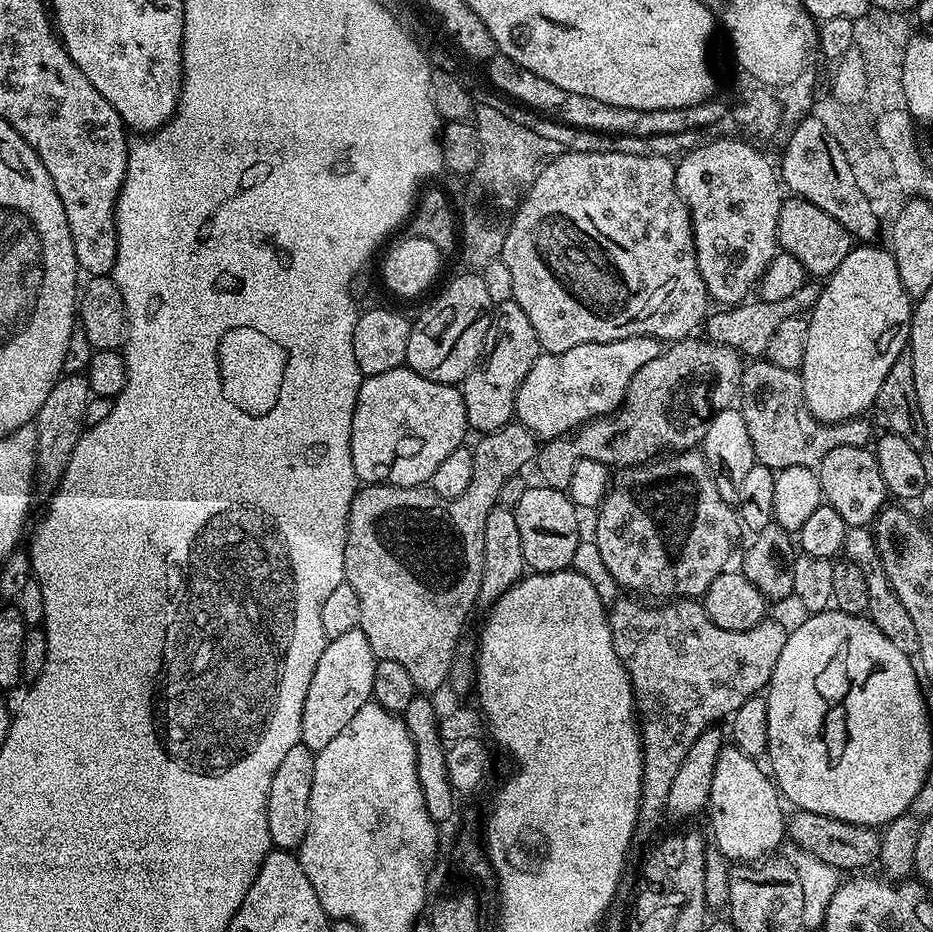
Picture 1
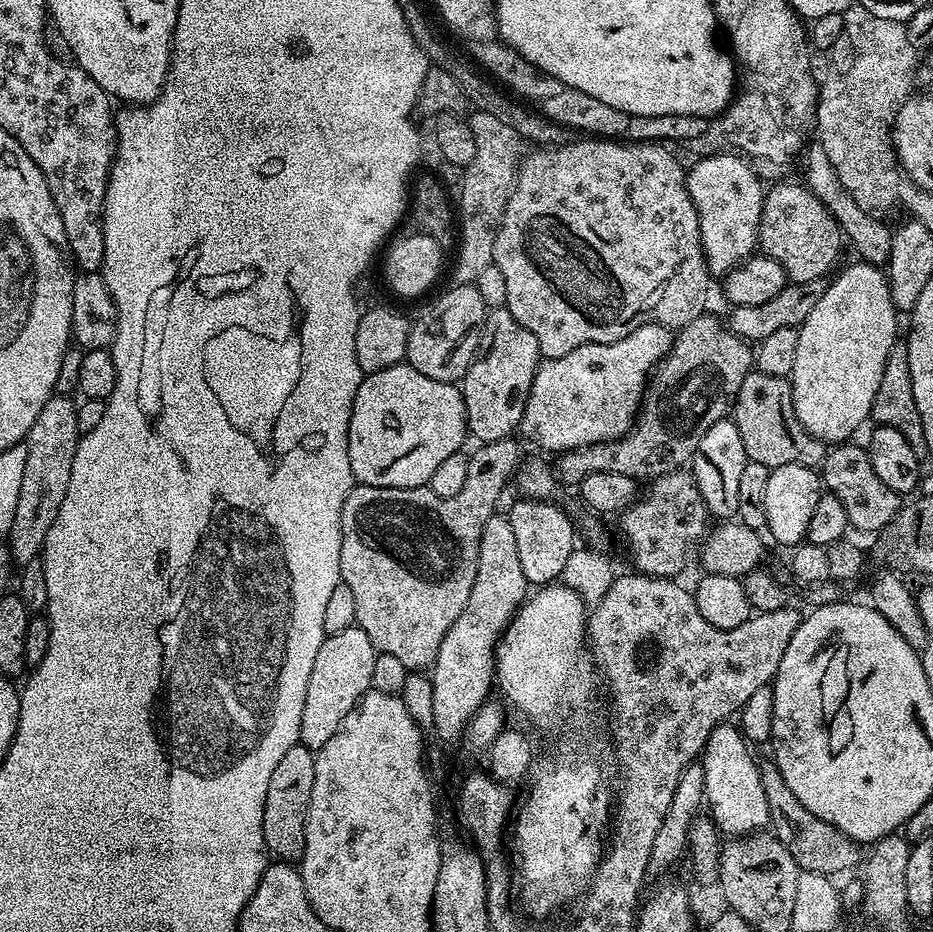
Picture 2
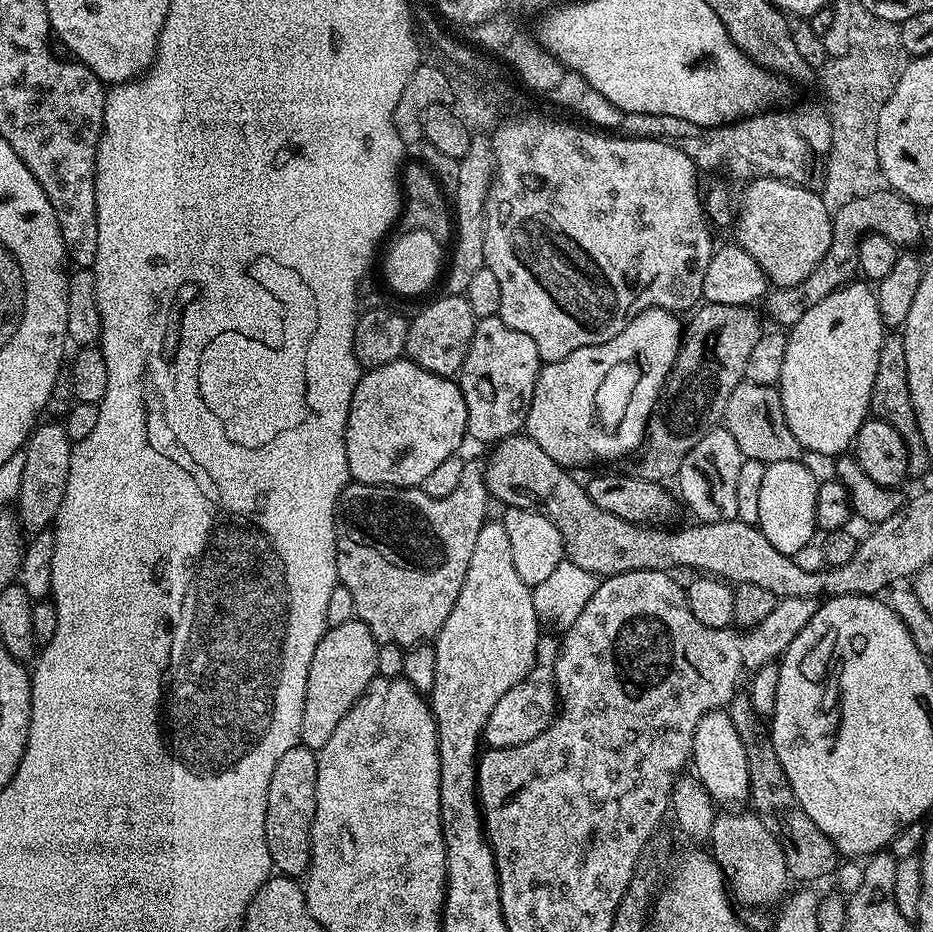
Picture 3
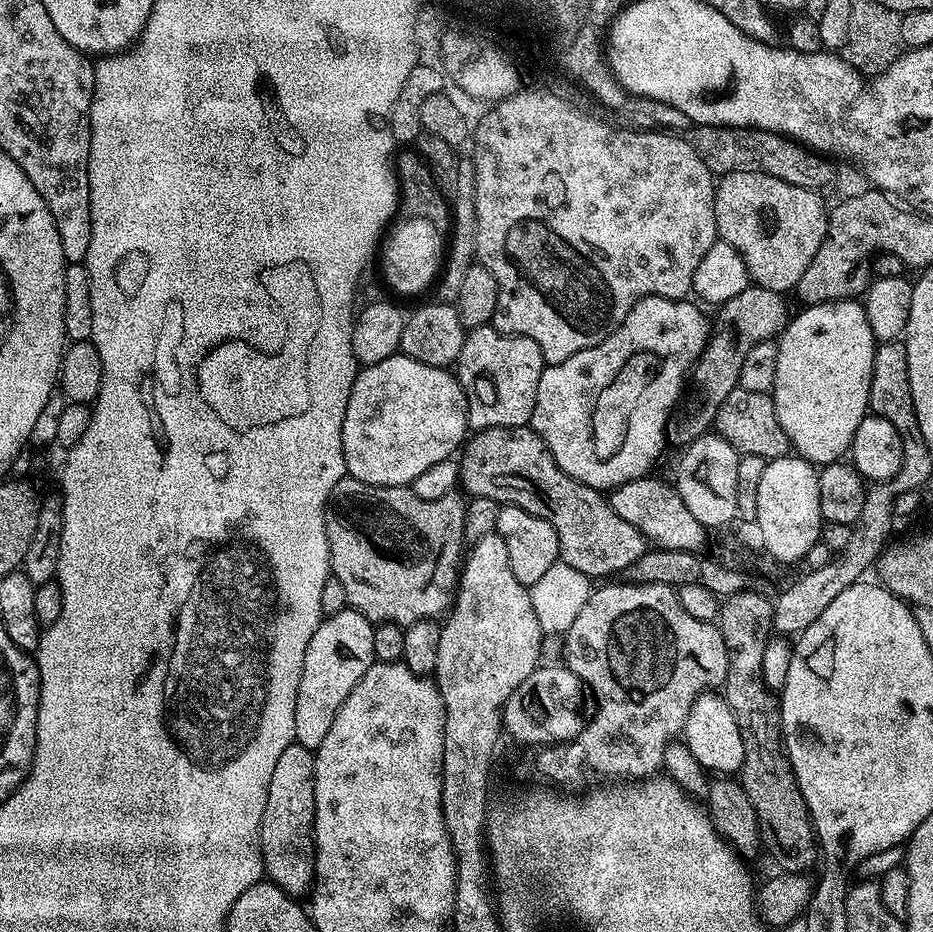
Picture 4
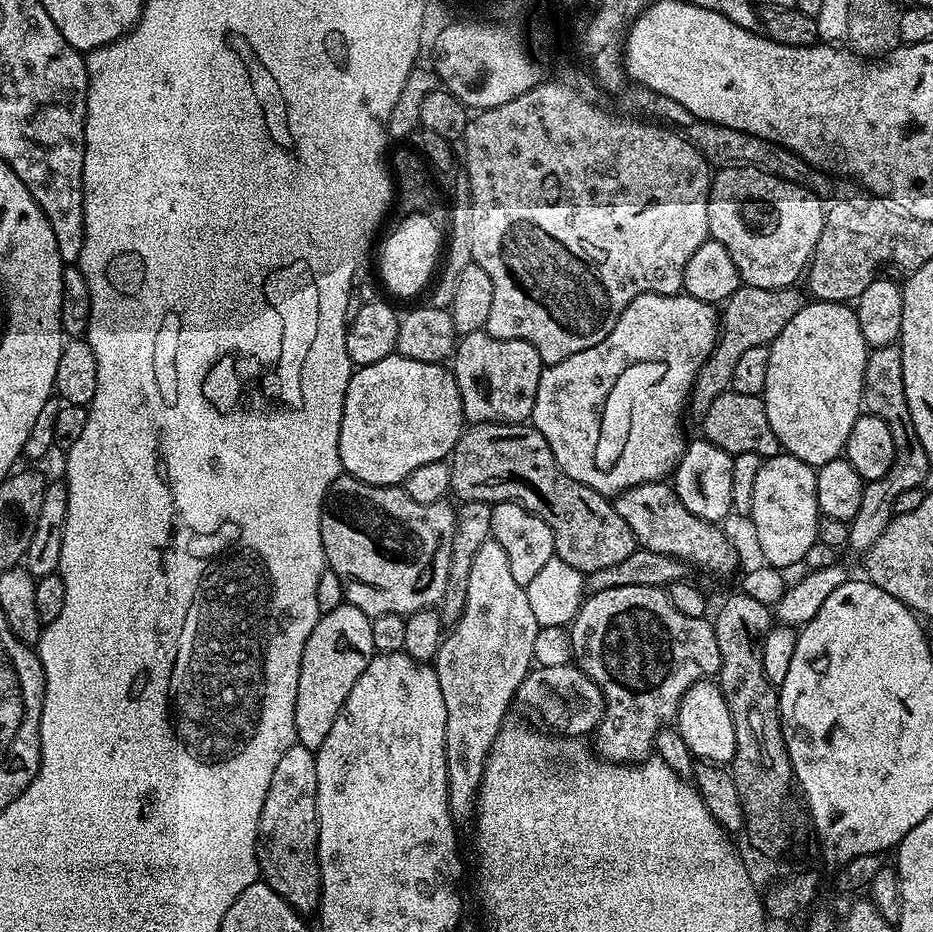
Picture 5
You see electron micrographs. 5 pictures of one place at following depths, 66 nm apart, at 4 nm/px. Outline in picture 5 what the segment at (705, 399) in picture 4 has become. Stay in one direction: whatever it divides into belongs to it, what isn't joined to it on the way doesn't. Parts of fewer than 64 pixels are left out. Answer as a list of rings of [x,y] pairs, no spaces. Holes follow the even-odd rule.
[[[742,286],[735,294],[729,298],[723,305],[722,315],[718,320],[718,339],[715,348],[708,356],[708,360],[698,370],[696,382],[692,386],[690,393],[690,408],[696,411],[697,417],[704,417],[706,410],[710,410],[710,402],[714,402],[714,398],[718,398],[718,394],[729,391],[734,378],[734,362],[738,362],[738,358],[742,358],[742,354],[746,354],[746,350],[750,350],[750,346],[768,346],[782,330],[782,326],[786,326],[786,322],[790,322],[790,318],[794,318],[794,314],[798,314],[798,310],[802,310],[806,303],[806,296],[803,291],[799,292],[799,287],[790,288],[750,288]]]

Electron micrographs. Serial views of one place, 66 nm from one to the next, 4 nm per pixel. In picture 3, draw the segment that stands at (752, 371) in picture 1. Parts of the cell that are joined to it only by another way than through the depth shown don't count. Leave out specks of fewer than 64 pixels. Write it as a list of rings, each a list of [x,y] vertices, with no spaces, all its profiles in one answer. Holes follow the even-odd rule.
[[[741,380],[726,402],[722,424],[730,434],[734,434],[734,442],[738,442],[738,450],[745,460],[757,460],[767,466],[774,462],[801,459],[798,438],[794,438],[794,434],[790,434],[790,426],[786,426],[779,387]]]

